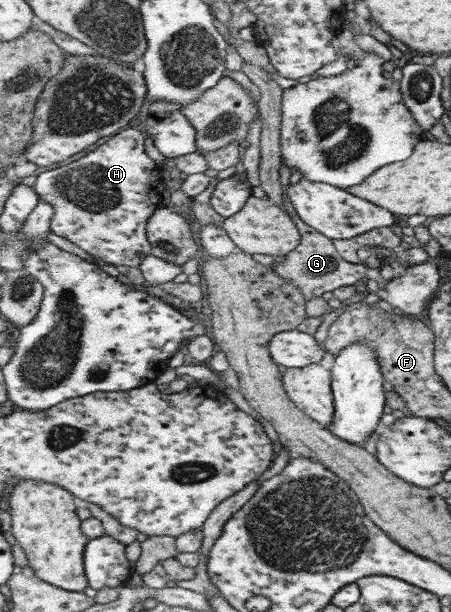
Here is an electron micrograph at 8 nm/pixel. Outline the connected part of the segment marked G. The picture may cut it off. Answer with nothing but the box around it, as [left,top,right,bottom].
[271,217,369,300]

